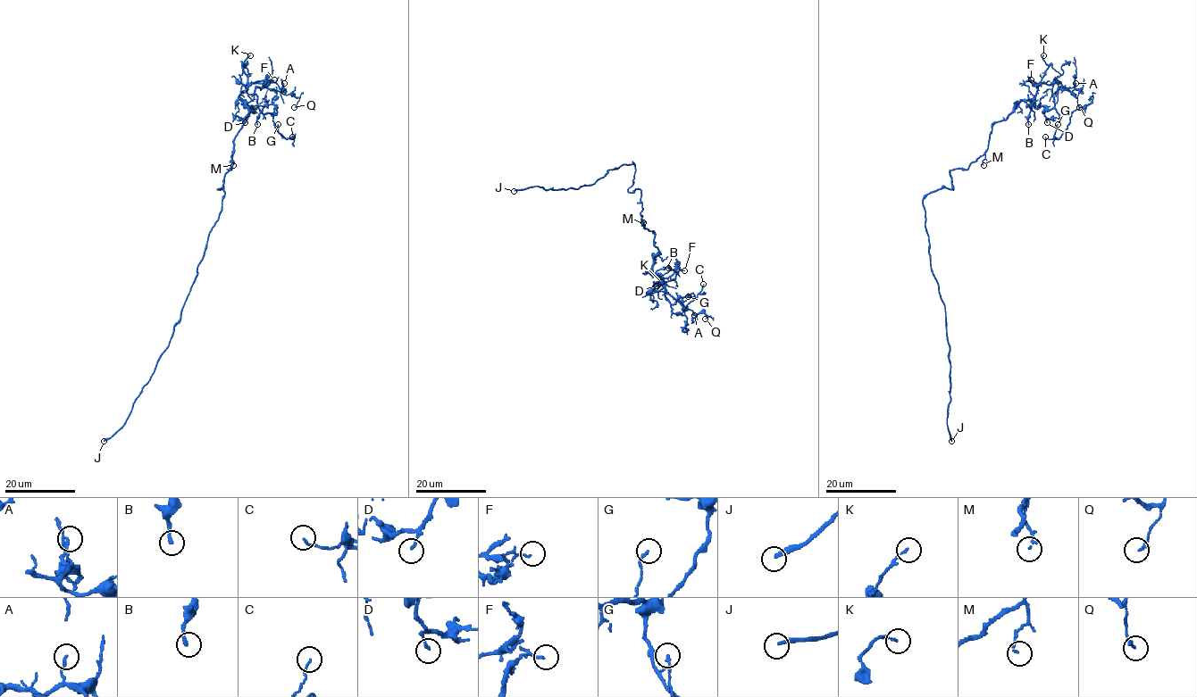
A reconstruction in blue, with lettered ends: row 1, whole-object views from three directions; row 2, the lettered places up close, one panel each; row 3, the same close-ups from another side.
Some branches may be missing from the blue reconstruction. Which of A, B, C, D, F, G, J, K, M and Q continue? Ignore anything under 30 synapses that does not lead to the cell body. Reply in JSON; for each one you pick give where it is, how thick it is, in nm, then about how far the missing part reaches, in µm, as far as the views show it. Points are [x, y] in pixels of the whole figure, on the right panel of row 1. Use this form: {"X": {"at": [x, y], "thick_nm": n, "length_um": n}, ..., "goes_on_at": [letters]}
{"J": {"at": [951, 441], "thick_nm": 240, "length_um": 50}, "goes_on_at": ["J"]}

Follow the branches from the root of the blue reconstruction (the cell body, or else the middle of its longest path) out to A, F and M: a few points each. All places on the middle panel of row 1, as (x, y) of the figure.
A: (635, 170), (627, 190), (640, 190), (641, 221), (655, 234), (653, 272), (668, 300), (694, 315)
F: (635, 170), (627, 190), (640, 190), (641, 221), (655, 234), (659, 251), (650, 274), (684, 270)
M: (635, 170), (632, 184), (627, 190), (640, 190), (642, 210), (640, 214), (643, 222)

